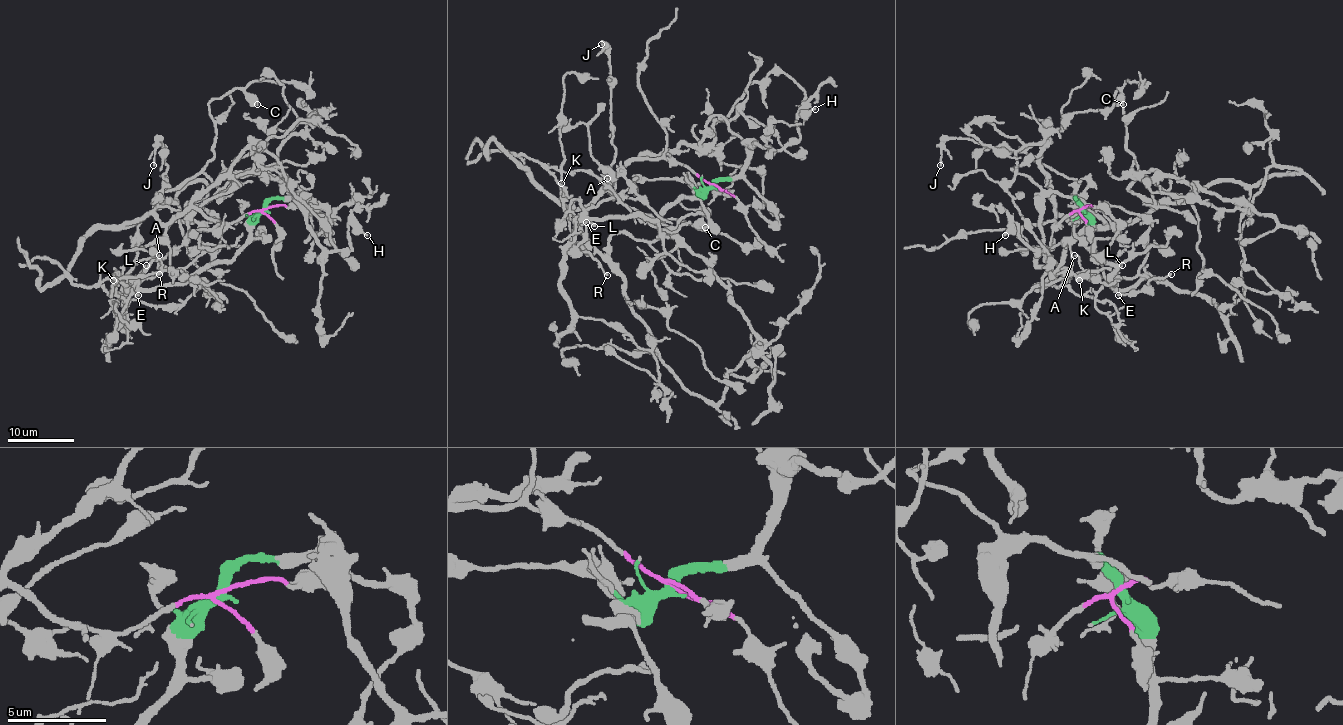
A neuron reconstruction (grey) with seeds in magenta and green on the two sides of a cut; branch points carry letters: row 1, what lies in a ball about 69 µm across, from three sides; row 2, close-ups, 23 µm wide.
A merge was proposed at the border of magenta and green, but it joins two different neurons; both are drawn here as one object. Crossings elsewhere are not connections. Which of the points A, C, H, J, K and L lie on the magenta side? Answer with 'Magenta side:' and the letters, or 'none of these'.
Magenta side: A, C, J, K

